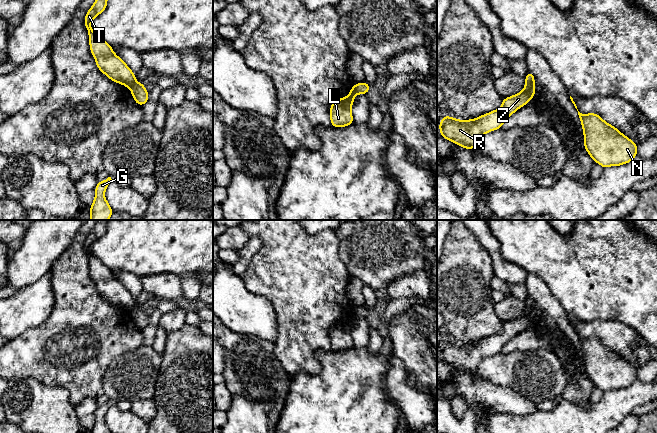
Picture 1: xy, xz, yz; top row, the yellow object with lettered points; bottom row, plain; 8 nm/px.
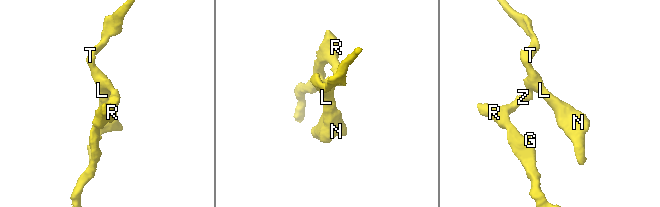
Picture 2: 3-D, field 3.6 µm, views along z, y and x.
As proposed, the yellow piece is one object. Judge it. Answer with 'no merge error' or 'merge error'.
merge error

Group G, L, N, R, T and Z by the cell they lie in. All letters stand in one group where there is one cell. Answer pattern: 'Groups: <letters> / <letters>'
Groups: G R Z / L N T

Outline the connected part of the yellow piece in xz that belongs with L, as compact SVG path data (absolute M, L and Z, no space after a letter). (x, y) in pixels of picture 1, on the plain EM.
M355 309L352 310L351 315L349 316L346 322L337 323L330 330L330 344L331 350L335 351L345 351L354 346L351 331L354 326L354 320L356 319Z

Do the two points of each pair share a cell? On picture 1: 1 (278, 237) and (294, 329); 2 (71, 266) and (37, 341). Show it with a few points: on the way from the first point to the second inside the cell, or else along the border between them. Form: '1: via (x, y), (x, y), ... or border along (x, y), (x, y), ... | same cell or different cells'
1: via (289, 260), (294, 271), (294, 306) | same cell
2: via (71, 285), (71, 307), (56, 322) | same cell

